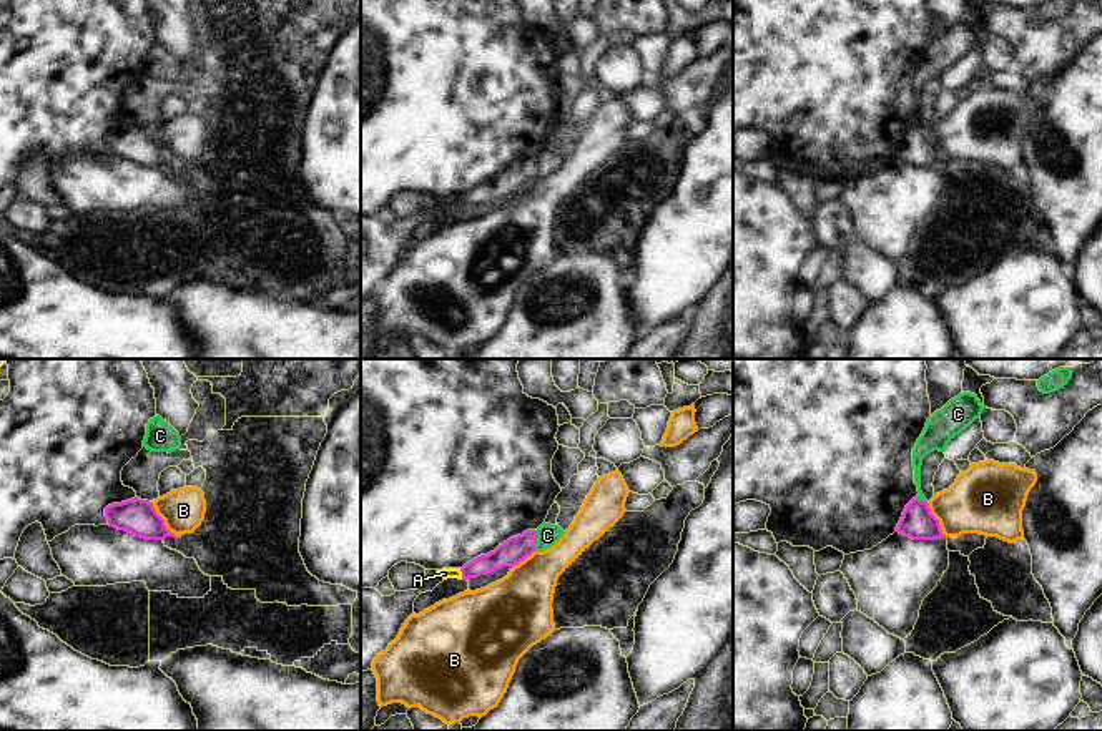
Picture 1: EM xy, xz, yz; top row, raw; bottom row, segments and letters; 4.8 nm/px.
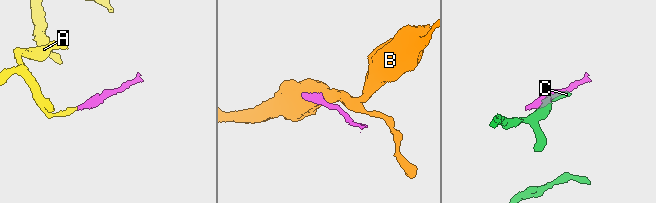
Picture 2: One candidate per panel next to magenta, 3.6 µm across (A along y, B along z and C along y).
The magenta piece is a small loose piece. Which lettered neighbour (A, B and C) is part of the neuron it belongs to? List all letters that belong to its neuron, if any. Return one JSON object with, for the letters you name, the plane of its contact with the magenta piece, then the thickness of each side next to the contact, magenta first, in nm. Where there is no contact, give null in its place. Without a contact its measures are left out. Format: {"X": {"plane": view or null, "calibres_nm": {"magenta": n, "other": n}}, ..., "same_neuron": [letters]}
{"A": {"plane": "xz", "calibres_nm": {"magenta": 120, "other": 50}}, "same_neuron": ["A"]}

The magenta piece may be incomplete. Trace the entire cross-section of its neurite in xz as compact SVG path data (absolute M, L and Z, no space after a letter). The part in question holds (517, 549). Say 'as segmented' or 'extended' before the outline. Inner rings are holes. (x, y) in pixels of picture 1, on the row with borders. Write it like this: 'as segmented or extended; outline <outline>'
extended; outline M527 530L522 535L512 537L494 552L480 555L462 568L442 568L437 575L444 580L459 578L469 580L480 575L490 575L492 572L504 567L515 567L535 552L537 532Z

